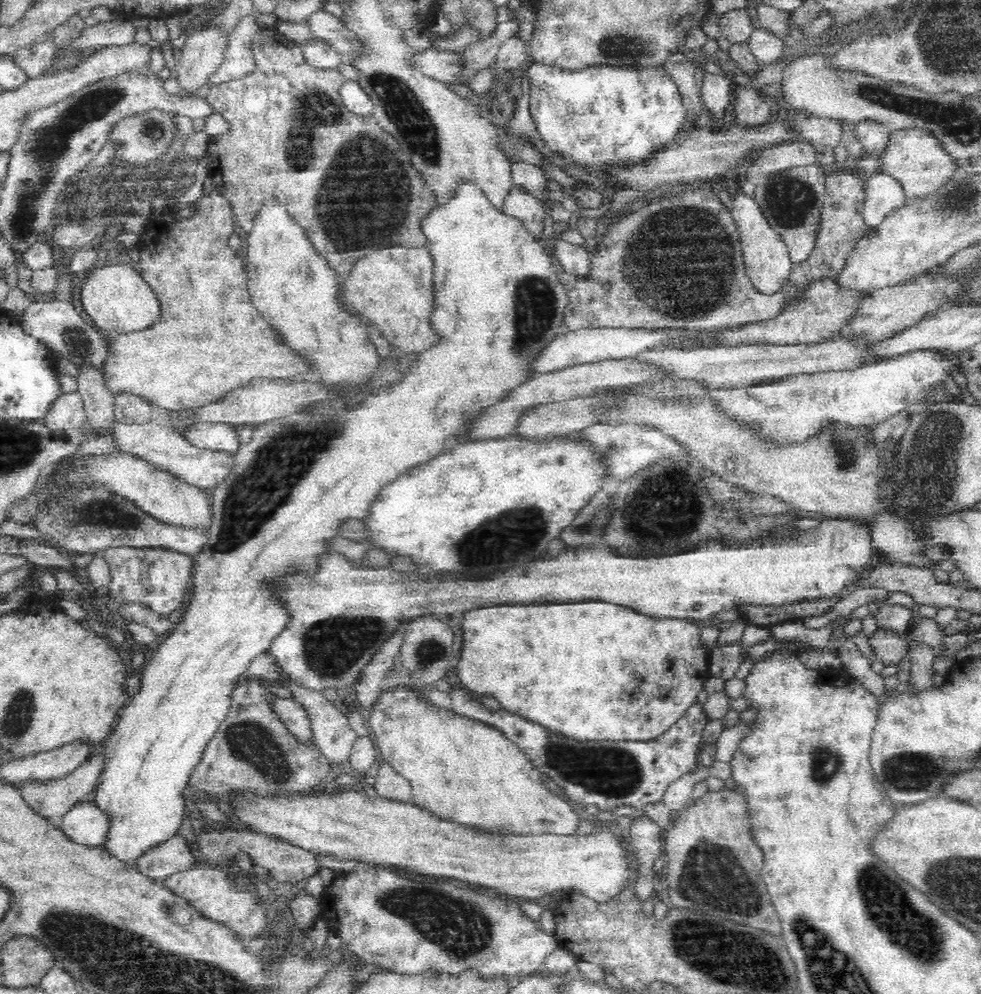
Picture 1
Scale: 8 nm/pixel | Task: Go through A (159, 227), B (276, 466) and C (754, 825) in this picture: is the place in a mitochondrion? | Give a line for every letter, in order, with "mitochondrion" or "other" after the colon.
A: other
B: mitochondrion
C: other

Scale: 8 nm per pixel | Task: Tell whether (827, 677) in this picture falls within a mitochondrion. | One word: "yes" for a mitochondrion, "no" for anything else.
no

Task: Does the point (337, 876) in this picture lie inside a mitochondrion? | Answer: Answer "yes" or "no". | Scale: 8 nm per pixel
no

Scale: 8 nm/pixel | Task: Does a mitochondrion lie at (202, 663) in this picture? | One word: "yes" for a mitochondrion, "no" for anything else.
no

